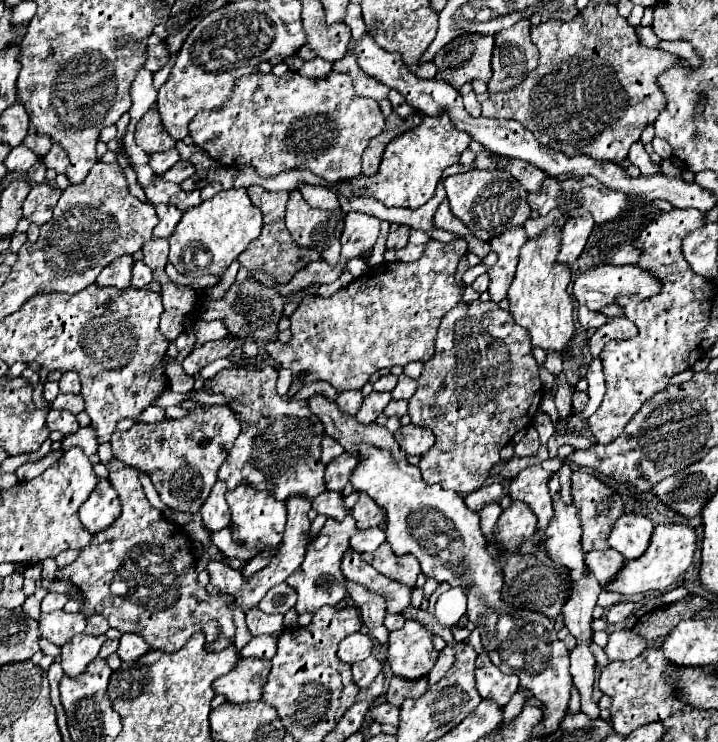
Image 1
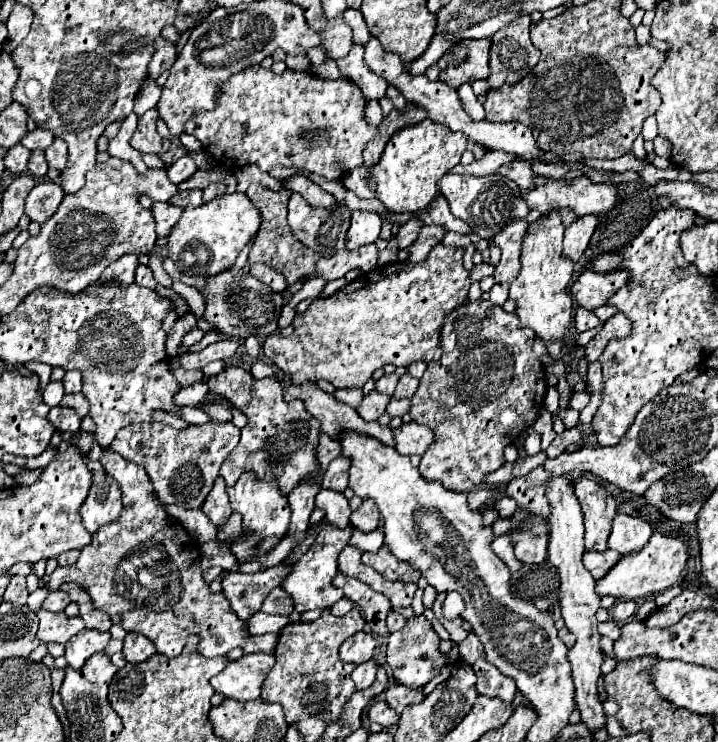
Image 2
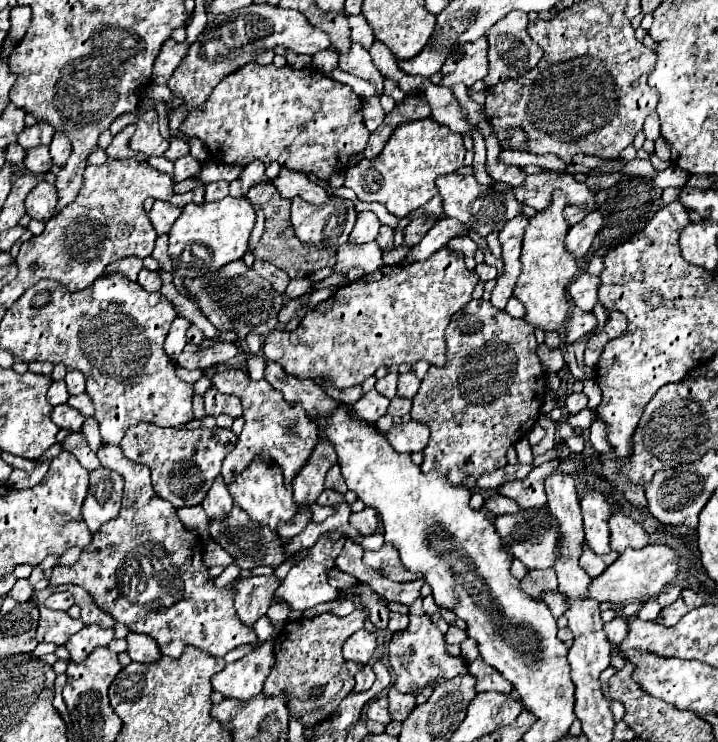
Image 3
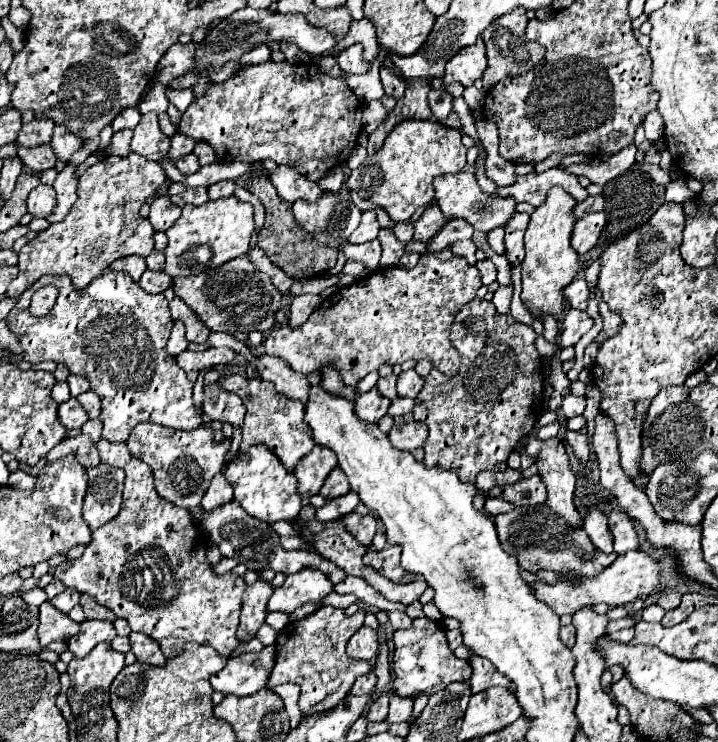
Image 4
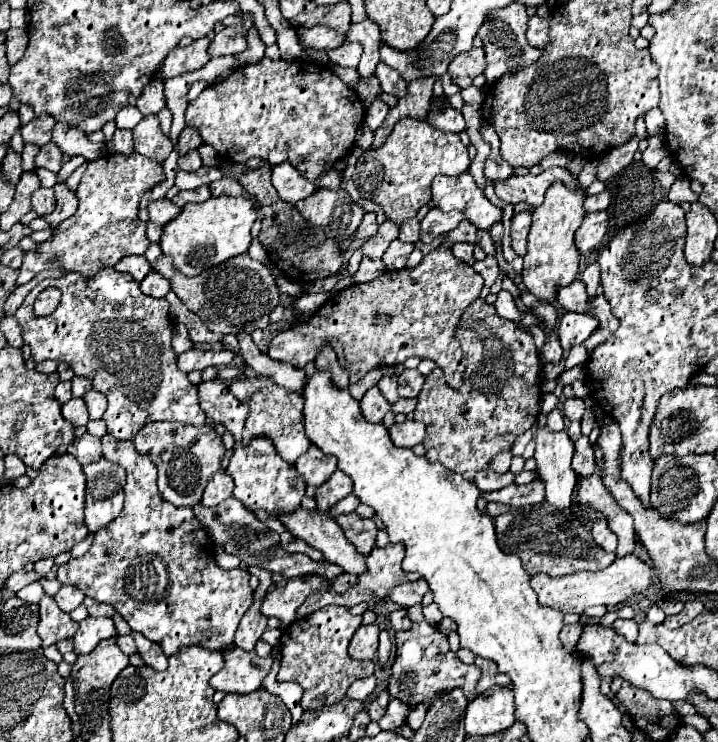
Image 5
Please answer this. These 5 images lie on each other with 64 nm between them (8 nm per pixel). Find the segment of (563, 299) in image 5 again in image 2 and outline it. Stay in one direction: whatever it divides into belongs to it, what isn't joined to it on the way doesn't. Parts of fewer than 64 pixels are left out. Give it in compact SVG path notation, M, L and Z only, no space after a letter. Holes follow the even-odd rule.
M584 270L580 274L580 278L572 284L570 294L576 300L578 306L586 308L586 310L594 310L602 304L606 304L606 300L628 282L628 272L624 270L614 270L614 272L606 272L606 274L596 274L592 270Z

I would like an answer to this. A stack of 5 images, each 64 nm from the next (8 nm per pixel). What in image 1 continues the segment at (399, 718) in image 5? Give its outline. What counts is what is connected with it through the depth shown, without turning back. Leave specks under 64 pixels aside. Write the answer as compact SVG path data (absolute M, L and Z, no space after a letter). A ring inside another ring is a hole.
M394 676L394 678L390 680L388 692L386 692L386 700L388 700L392 706L400 708L400 706L402 706L402 700L406 700L406 698L416 698L416 696L420 696L422 692L426 692L426 688L428 688L428 678L426 678L426 676L420 678L420 680L414 680L414 682Z

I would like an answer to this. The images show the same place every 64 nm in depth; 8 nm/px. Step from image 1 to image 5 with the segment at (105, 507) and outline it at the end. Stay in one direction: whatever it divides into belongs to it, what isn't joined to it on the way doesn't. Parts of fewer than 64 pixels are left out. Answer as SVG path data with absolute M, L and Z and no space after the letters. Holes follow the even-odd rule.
M106 458L82 470L86 476L86 526L90 532L96 532L120 514L126 474L124 468Z

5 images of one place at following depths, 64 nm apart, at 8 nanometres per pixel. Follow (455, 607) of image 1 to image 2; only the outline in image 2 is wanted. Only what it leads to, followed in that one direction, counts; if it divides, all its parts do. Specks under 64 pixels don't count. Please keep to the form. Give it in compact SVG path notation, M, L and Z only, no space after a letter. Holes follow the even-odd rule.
M450 592L444 600L444 616L456 618L464 610L464 598L458 592Z

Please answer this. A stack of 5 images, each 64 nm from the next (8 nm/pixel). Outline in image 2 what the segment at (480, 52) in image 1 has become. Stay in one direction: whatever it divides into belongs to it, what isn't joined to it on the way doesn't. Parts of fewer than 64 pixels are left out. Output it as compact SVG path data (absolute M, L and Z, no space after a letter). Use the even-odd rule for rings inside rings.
M488 38L456 42L438 62L440 80L452 88L460 88L464 82L472 84L474 80L486 78L490 74L488 52Z

